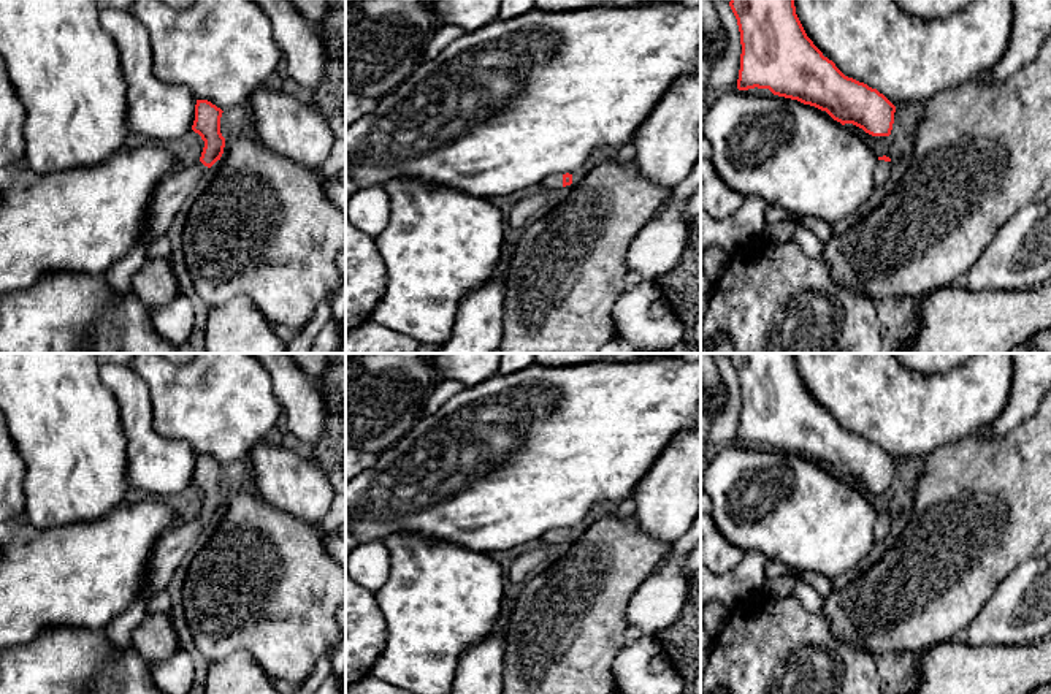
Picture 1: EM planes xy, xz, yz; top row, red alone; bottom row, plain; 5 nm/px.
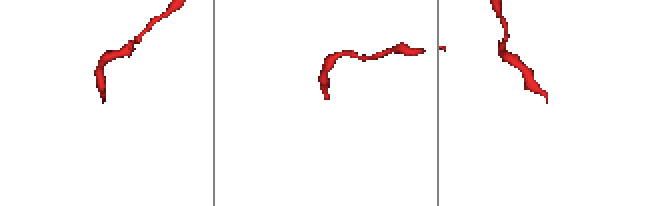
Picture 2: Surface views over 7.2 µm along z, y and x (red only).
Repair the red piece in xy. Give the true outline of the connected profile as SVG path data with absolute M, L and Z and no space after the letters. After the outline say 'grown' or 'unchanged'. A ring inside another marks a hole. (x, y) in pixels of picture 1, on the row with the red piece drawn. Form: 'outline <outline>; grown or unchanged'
outline M197 100L192 130L204 141L201 157L179 173L163 177L157 185L147 211L143 241L103 274L116 296L133 292L132 279L147 260L147 247L166 235L178 211L198 187L201 177L220 160L225 147L225 138L220 133L222 112L211 101Z; grown

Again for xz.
outline M569 173L552 174L541 182L541 185L545 190L561 189L561 187L566 187L566 185L571 185L571 184L572 184L572 174L569 174Z; grown

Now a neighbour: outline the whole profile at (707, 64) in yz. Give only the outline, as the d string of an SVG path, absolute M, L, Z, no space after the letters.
M701 57L701 120L707 111L707 84L717 60L712 57Z

